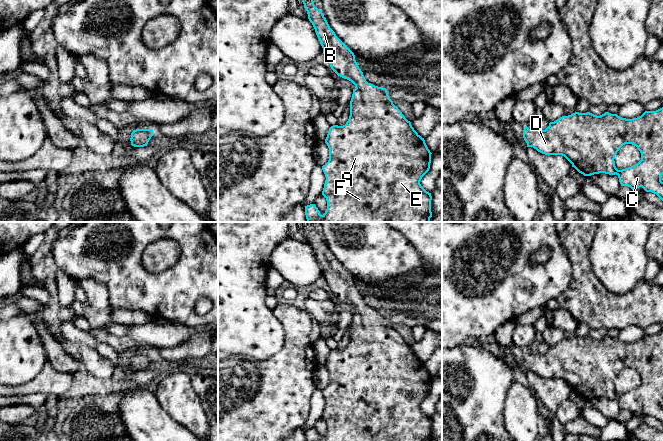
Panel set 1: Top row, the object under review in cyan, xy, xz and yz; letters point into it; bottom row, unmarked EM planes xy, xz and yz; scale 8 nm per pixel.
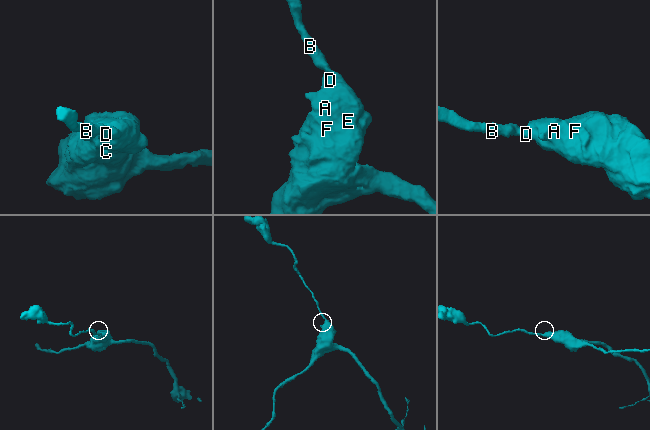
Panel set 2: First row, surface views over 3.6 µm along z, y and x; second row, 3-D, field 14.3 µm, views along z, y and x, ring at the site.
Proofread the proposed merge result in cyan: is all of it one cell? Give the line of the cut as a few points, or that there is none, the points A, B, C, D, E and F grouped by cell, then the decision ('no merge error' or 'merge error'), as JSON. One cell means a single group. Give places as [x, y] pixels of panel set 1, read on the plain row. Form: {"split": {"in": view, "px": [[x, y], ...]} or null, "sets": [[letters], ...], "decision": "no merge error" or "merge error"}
{"split": null, "sets": [["A", "B", "C", "D", "E", "F"]], "decision": "no merge error"}

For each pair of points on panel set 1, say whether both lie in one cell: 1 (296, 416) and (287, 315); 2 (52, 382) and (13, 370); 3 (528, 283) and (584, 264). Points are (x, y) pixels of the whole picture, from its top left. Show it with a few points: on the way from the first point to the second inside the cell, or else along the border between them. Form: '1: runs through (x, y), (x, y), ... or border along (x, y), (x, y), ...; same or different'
1: runs through (296, 391), (297, 340); same
2: border along (47, 359), (43, 368), (32, 379), (13, 386); different
3: border along (562, 246), (571, 268), (571, 280), (565, 290); different

